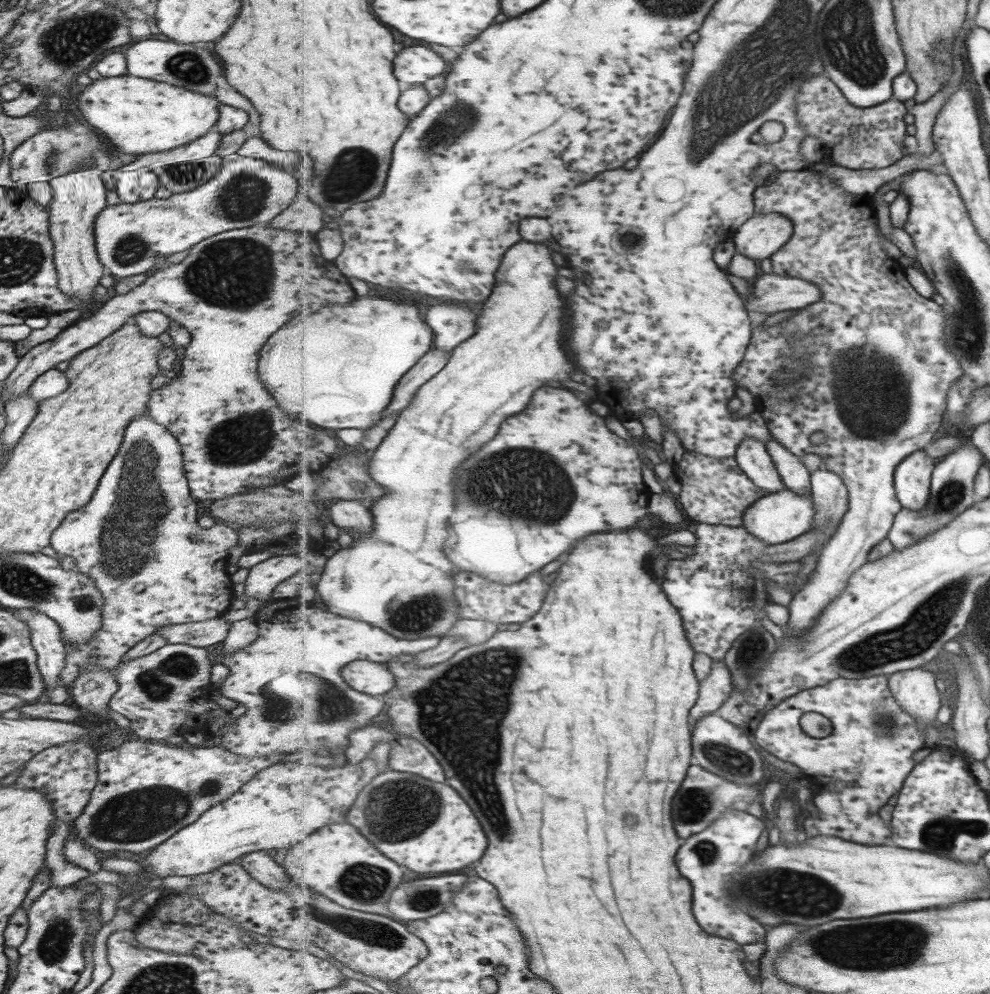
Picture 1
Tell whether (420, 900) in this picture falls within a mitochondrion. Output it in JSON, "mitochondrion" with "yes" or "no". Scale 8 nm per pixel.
{"mitochondrion":"yes"}

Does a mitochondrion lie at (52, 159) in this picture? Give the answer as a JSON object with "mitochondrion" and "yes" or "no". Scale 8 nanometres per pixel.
{"mitochondrion":"yes"}

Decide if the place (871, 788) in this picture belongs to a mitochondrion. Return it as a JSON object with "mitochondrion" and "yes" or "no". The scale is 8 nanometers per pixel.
{"mitochondrion":"no"}

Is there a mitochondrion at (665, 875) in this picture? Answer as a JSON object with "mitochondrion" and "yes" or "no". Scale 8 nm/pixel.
{"mitochondrion":"no"}

